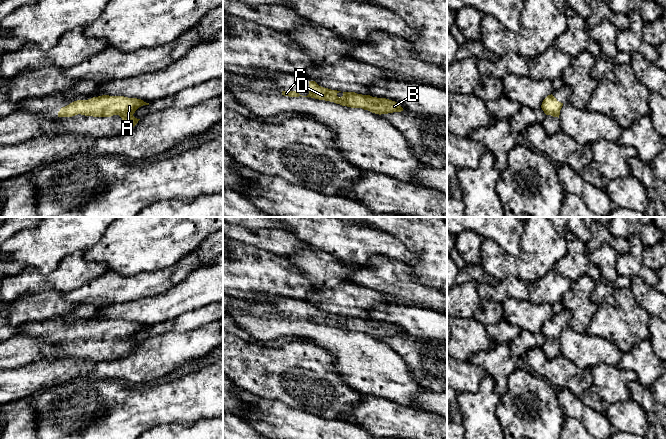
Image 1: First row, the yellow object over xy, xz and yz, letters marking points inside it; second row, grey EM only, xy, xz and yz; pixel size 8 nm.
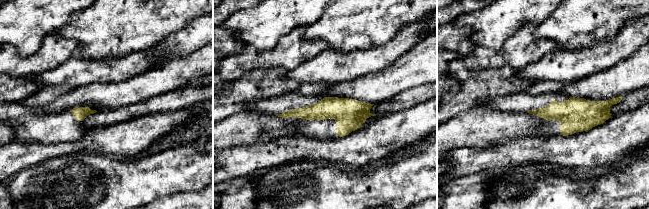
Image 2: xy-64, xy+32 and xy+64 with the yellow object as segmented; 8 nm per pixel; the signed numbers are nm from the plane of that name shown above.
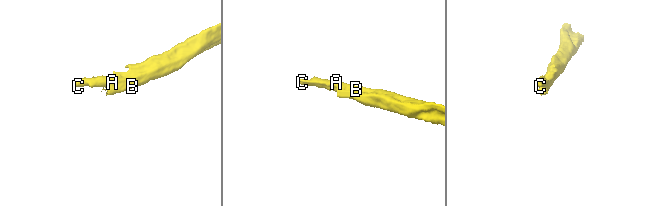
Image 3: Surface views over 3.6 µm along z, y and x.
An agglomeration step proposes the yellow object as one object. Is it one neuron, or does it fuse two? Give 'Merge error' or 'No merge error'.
No merge error

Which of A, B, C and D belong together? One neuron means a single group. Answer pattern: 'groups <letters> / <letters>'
groups A B C D

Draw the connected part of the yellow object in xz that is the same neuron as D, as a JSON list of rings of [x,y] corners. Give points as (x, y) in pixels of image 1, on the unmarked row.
[[[309,305],[309,318],[302,321],[330,325],[351,332],[362,332],[379,339],[403,335],[397,326],[386,322],[377,322],[355,316],[343,316],[343,320],[338,321],[339,316],[341,315],[324,312],[315,305]]]

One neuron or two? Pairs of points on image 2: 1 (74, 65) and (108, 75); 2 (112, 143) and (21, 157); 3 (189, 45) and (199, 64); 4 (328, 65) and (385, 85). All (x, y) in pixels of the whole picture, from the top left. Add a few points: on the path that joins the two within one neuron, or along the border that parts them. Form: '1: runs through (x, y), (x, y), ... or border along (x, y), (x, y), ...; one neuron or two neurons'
1: runs through (82, 71), (100, 71); one neuron
2: runs through (89, 144), (44, 152); one neuron
3: border along (202, 47), (183, 57), (176, 57), (171, 60); two neurons
4: border along (382, 68), (371, 73), (337, 82); two neurons

